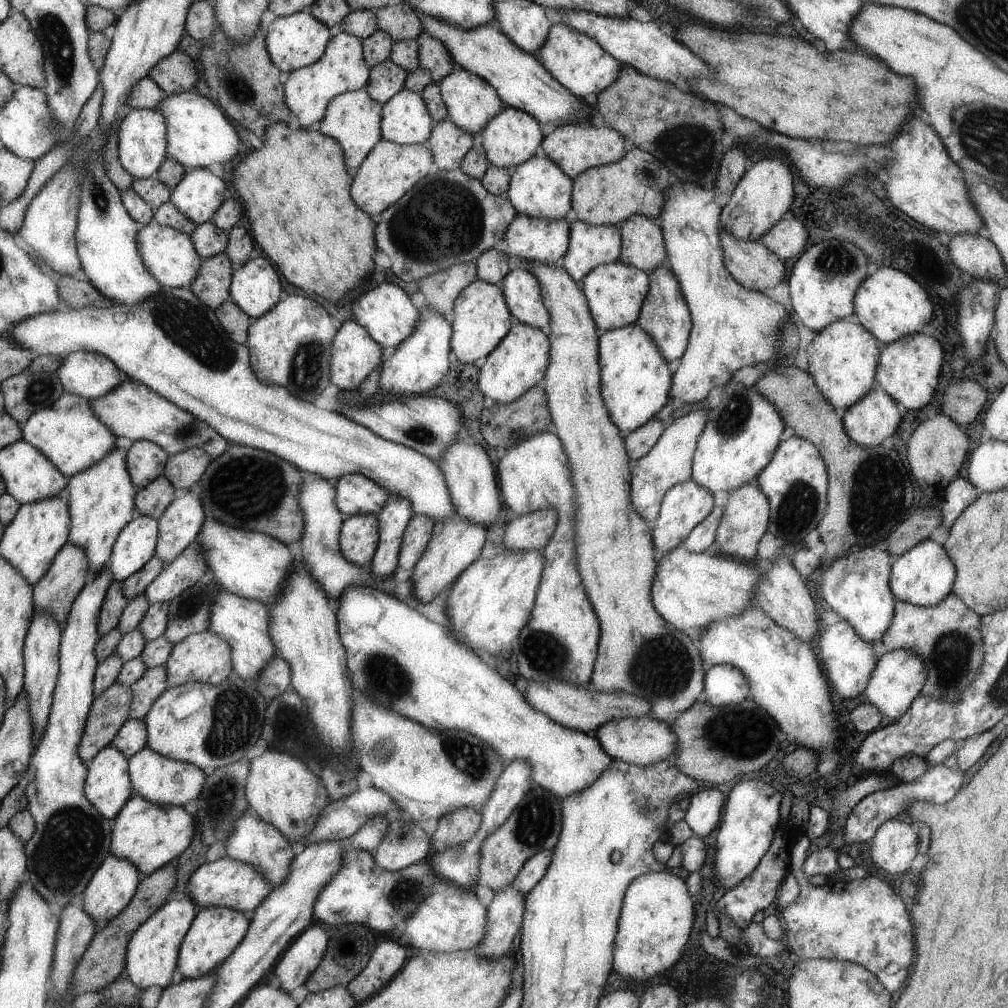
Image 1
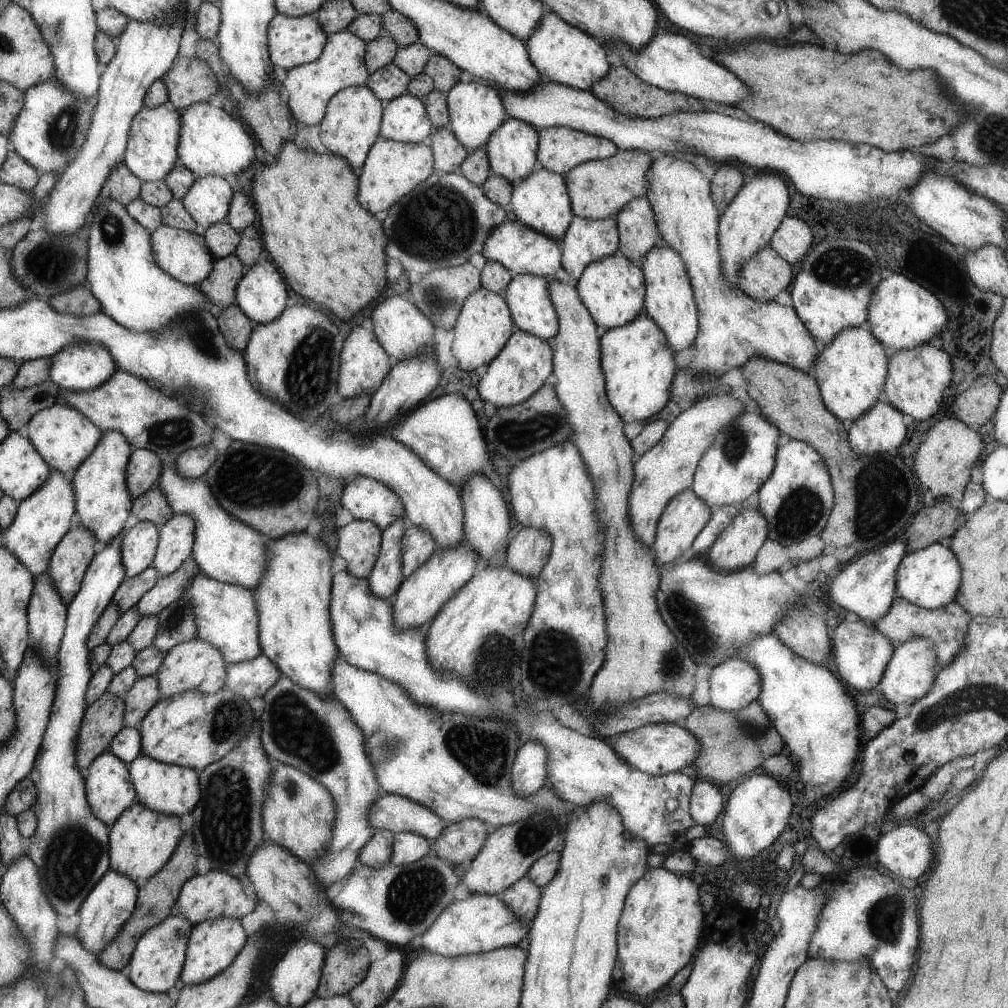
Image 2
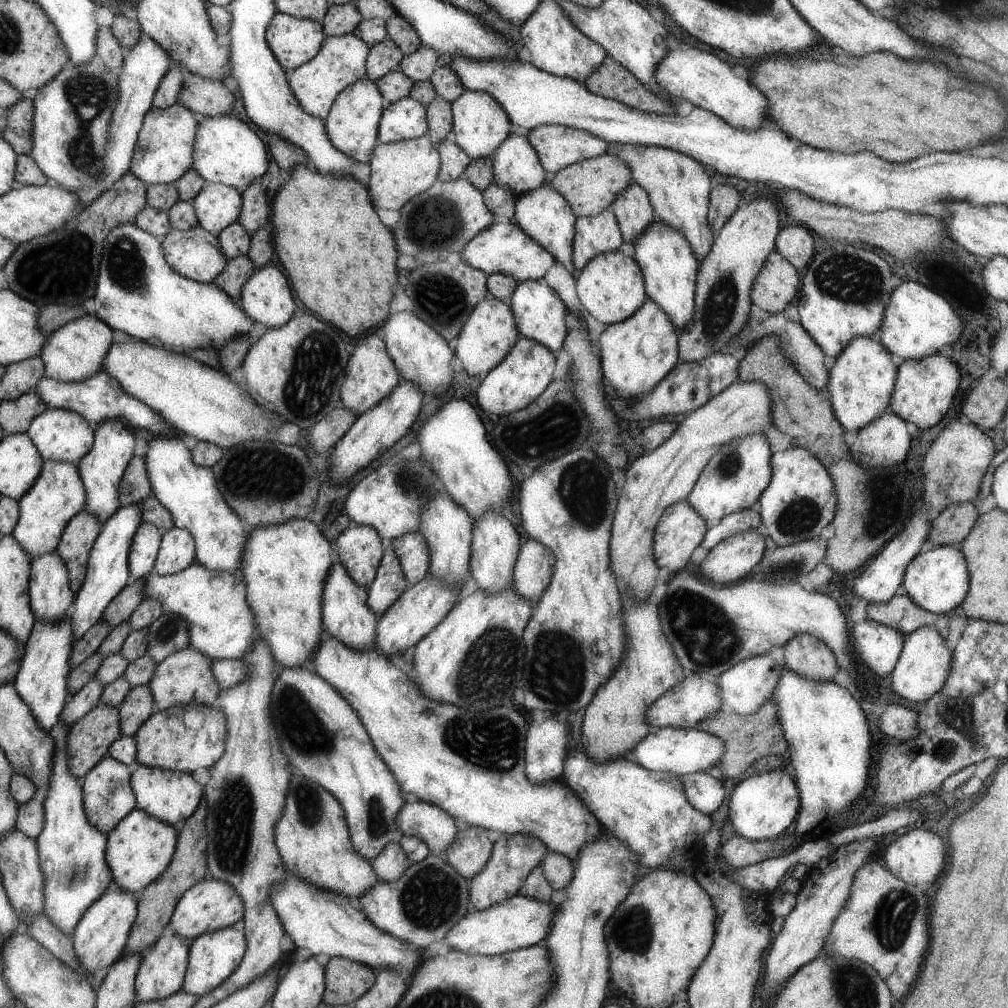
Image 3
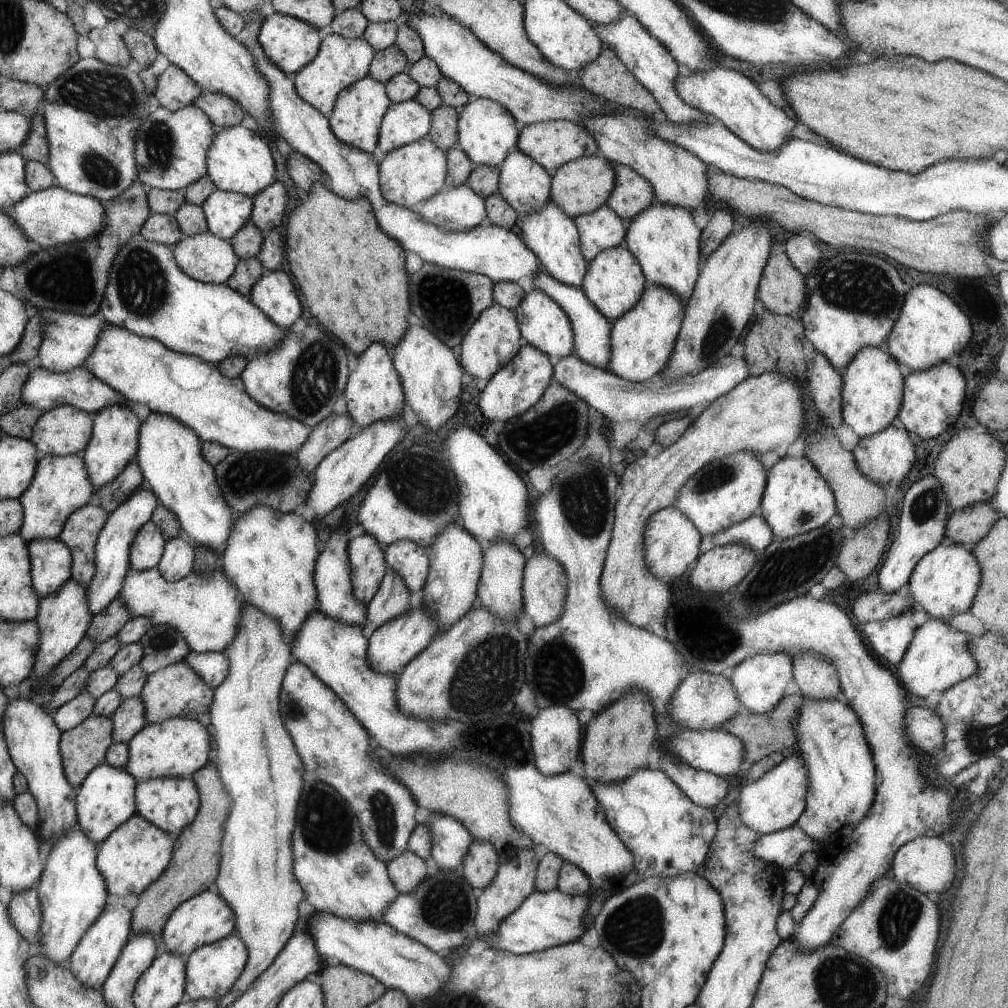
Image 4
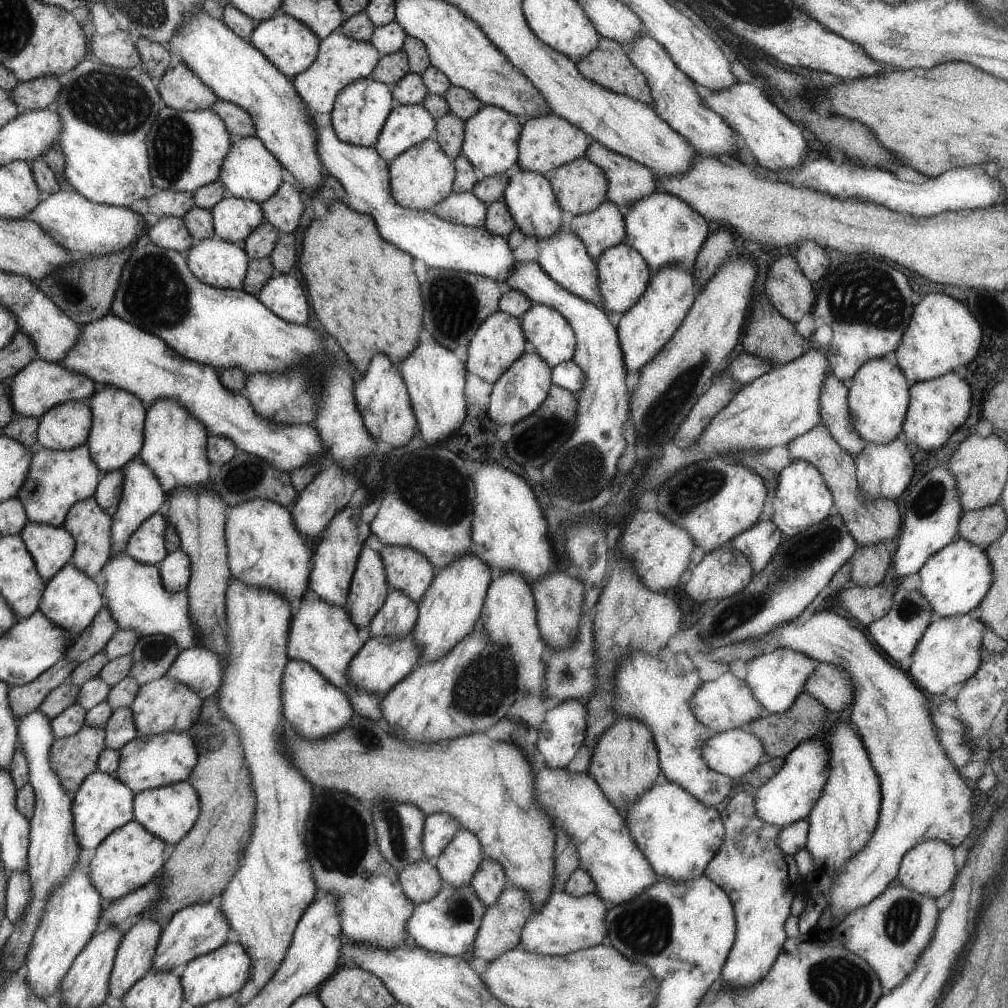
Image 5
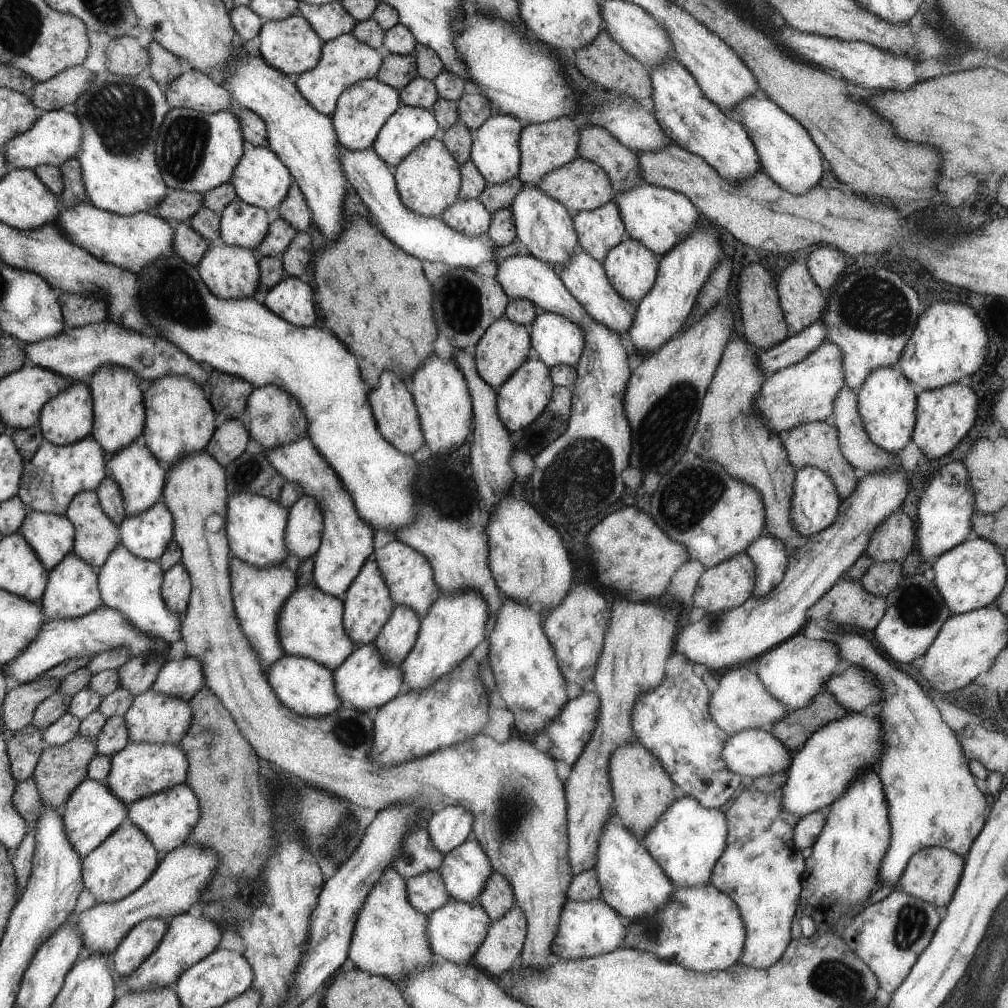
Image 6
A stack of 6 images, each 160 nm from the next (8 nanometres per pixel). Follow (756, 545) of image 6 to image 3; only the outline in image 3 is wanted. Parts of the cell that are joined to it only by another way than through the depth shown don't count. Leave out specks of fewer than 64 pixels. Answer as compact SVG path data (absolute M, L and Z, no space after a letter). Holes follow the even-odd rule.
M752 510L732 512L707 531L702 546L711 552L720 542L727 541L728 538L732 537L732 534L740 533L742 530L754 530L754 528L759 530L760 527L762 527L760 514Z

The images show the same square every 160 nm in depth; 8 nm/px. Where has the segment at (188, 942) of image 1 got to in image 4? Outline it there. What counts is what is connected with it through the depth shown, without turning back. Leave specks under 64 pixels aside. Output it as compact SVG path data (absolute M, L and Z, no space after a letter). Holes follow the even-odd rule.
M237 934L222 938L207 946L195 949L187 960L187 994L190 1000L223 998L239 981L247 967L247 944Z

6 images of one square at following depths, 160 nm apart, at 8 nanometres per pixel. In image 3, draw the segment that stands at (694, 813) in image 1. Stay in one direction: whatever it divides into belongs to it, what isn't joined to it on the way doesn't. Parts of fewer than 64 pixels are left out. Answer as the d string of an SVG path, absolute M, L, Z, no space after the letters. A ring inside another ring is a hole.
M704 771L680 777L687 799L695 810L702 811L706 815L712 815L718 810L718 806L724 802L726 790L724 790L720 780L705 774Z

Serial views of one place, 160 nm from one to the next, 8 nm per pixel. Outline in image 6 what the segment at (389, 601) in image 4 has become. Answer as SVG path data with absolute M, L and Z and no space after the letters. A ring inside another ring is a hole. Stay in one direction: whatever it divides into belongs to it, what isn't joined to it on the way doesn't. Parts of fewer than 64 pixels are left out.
M397 605L392 612L390 620L380 630L376 641L373 643L379 651L379 656L384 662L401 666L404 658L411 654L416 643L420 620L416 612L408 606Z

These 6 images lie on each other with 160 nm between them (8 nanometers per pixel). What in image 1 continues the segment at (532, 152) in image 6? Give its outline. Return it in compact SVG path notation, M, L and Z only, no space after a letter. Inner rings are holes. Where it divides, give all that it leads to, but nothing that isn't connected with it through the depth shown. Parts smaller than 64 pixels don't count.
M584 121L582 123L568 123L558 125L550 134L543 138L540 153L552 159L573 180L580 173L592 167L612 164L622 158L628 148L626 138L619 131L609 127L595 127Z

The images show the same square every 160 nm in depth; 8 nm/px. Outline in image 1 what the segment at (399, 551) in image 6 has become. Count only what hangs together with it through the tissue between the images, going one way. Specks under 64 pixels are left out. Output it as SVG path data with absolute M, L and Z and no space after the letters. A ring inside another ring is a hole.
M424 515L411 518L406 532L403 534L403 546L399 554L399 566L404 570L412 570L430 546L434 538L435 520Z

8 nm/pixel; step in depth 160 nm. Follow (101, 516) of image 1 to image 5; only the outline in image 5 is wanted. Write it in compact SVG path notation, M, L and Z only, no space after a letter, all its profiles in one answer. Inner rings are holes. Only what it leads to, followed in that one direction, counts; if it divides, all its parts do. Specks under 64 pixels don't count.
M114 386L97 387L96 394L88 399L93 421L91 422L90 440L87 446L95 458L100 472L112 472L114 468L125 468L126 464L140 452L142 432L144 432L144 414L146 408L138 395Z

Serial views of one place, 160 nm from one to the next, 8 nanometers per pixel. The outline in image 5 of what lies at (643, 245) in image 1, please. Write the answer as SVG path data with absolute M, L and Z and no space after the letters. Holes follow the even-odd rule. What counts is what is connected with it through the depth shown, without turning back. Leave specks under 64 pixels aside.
M593 141L585 158L602 167L607 174L607 201L620 207L623 215L652 192L659 190L658 180L646 166Z

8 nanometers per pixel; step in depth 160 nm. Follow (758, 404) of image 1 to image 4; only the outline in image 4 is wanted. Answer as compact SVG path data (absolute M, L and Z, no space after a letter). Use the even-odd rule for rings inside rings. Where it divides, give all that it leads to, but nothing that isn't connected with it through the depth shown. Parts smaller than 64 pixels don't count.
M740 450L704 466L704 469L684 484L672 506L684 512L703 536L714 536L730 528L732 524L751 518L760 508L760 498L763 498L762 492L766 492L767 487L767 471L758 455L748 450Z

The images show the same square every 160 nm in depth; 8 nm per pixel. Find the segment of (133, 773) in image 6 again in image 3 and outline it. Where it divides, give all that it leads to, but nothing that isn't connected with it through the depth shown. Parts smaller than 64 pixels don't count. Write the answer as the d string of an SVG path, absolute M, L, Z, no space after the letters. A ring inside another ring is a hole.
M176 706L153 713L134 736L136 761L144 767L193 774L199 768L210 769L226 750L227 720L215 706Z

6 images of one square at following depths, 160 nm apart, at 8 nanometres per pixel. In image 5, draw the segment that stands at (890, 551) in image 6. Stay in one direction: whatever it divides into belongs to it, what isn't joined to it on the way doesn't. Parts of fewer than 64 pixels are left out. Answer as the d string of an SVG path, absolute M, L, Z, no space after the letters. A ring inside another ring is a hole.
M822 423L808 433L798 437L787 446L792 461L802 460L818 468L827 482L831 494L835 496L837 514L844 520L844 526L854 538L857 546L873 546L884 540L892 540L900 534L902 526L902 511L898 509L896 501L888 498L866 500L860 492L856 478L855 458L831 435L827 426Z

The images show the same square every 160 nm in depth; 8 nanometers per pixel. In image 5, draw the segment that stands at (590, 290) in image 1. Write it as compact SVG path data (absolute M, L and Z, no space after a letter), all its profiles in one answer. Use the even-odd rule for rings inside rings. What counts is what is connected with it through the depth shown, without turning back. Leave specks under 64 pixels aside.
M626 243L612 246L605 253L600 254L596 261L596 270L599 274L599 289L602 296L602 306L609 312L627 313L646 293L651 281L651 268L639 251L634 250Z

